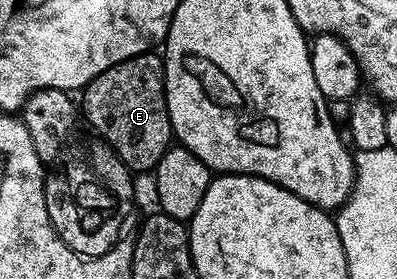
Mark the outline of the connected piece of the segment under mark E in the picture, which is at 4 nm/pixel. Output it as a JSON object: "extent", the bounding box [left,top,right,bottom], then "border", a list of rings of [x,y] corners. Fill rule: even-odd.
{"extent":[83,53,175,173],"border":[[[146,53],[144,55],[136,55],[131,57],[127,61],[123,61],[119,65],[115,65],[111,69],[107,69],[103,73],[99,73],[99,77],[95,77],[90,81],[85,88],[83,88],[83,96],[85,95],[85,111],[83,107],[83,115],[89,118],[89,123],[98,131],[100,138],[104,142],[108,143],[113,148],[113,154],[117,155],[121,162],[134,173],[140,173],[140,171],[152,172],[156,168],[157,163],[163,156],[169,151],[171,144],[174,142],[175,136],[173,134],[173,126],[169,120],[169,110],[167,109],[167,101],[165,100],[165,61],[160,54]]]}

